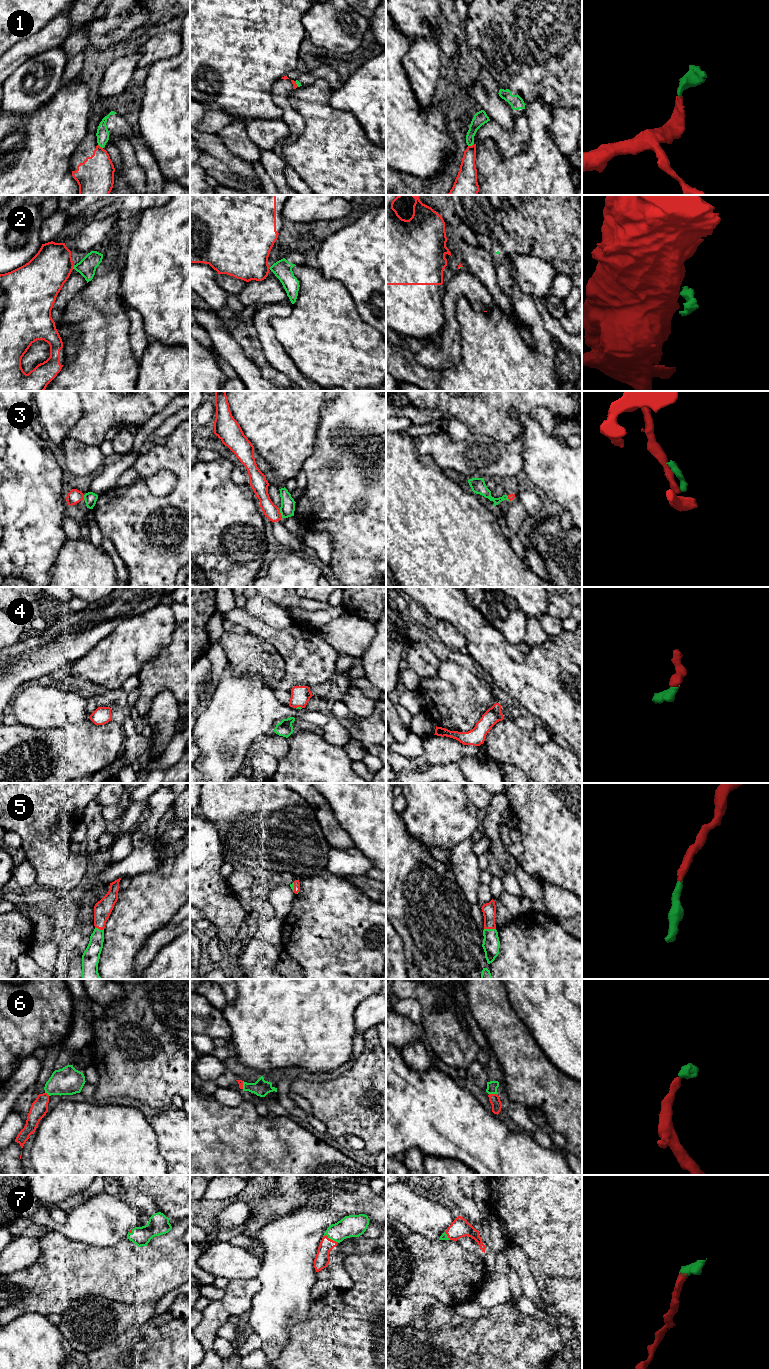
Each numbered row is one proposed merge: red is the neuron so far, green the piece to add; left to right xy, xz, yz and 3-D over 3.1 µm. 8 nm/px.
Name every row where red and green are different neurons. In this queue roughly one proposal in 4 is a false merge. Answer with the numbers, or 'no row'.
1, 2, 3

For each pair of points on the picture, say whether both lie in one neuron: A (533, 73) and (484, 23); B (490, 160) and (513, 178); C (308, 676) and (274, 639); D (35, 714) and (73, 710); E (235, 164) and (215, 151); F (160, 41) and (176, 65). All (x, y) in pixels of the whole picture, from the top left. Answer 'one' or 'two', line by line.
A: one
B: one
C: one
D: one
E: one
F: two

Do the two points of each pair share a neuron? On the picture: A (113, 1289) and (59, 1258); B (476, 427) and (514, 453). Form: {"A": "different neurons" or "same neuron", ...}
{"A": "same neuron", "B": "different neurons"}

